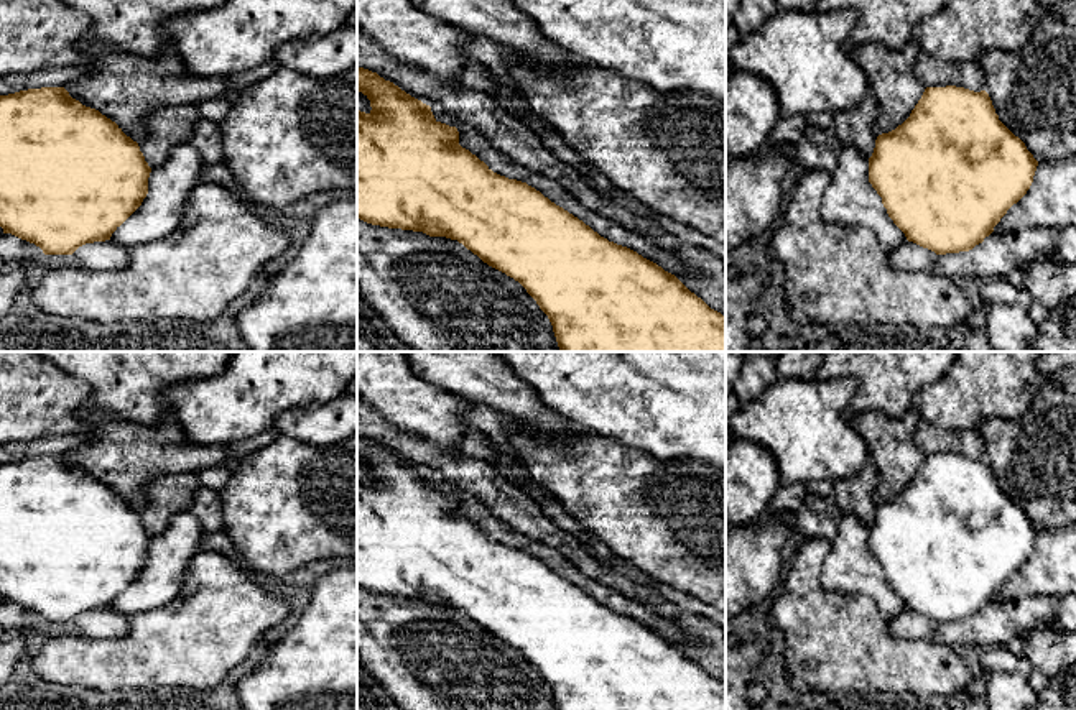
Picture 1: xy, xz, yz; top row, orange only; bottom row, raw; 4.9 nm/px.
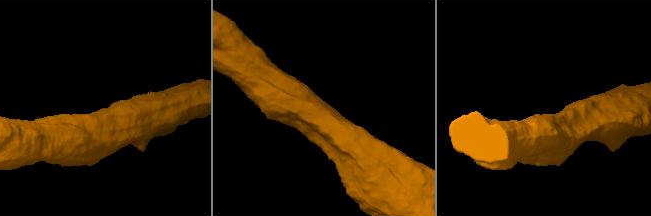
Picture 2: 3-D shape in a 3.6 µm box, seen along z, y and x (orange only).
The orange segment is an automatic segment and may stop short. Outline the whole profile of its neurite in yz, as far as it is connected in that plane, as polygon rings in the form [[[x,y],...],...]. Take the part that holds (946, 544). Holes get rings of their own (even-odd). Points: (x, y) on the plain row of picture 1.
[[[926,455],[910,485],[875,508],[869,551],[908,610],[936,623],[969,620],[1030,557],[1038,529],[995,482],[986,459]]]

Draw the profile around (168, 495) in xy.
[[[171,473],[150,483],[148,501],[138,511],[148,534],[160,534],[176,513],[189,509],[201,486],[196,473]]]

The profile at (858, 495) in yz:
[[[869,459],[852,478],[834,482],[831,498],[842,514],[854,514],[864,526],[875,516],[879,472]]]

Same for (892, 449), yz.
[[[913,408],[903,417],[864,411],[849,414],[847,419],[867,444],[869,459],[879,472],[879,503],[895,498],[910,485],[926,457],[913,439],[920,424],[918,411]]]

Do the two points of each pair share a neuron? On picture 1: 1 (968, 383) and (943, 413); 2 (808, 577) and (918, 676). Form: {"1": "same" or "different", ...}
{"1": "same", "2": "same"}

